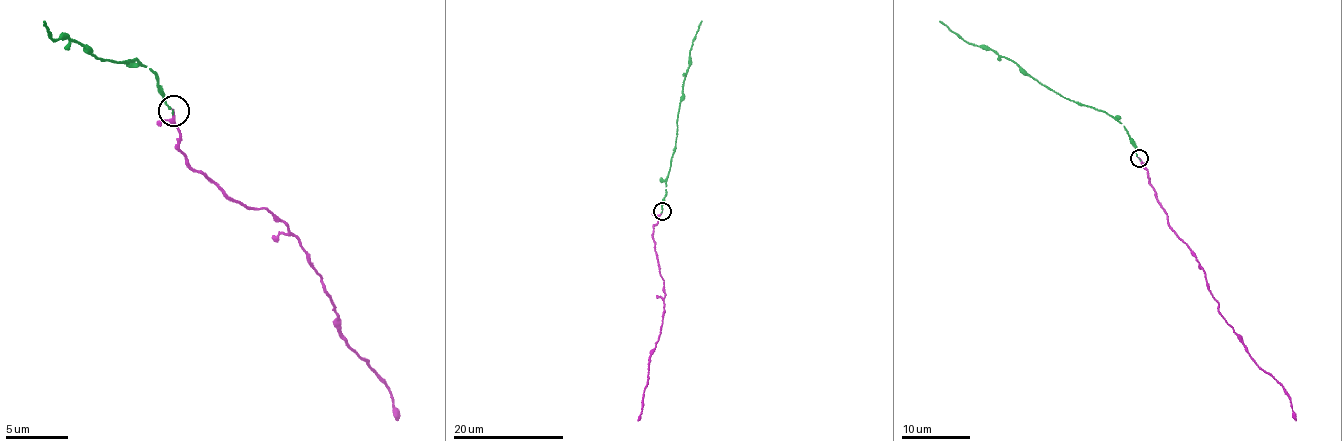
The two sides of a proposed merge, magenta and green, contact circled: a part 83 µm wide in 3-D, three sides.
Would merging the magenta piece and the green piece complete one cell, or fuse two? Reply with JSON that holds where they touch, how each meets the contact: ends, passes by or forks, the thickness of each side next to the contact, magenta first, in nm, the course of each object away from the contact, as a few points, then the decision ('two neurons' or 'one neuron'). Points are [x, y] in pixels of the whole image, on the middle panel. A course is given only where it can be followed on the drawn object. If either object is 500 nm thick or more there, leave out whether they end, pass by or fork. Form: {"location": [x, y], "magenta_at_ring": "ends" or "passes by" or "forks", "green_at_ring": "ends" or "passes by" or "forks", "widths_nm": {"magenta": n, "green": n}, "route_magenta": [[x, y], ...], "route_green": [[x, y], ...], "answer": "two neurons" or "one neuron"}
{"location": [662, 211], "magenta_at_ring": "ends", "green_at_ring": "ends", "widths_nm": {"magenta": 190, "green": 120}, "route_magenta": [[662, 211], [651, 235], [663, 282], [664, 311], [660, 334], [650, 358], [638, 421]], "route_green": [[662, 211], [690, 47], [702, 21]], "answer": "one neuron"}

